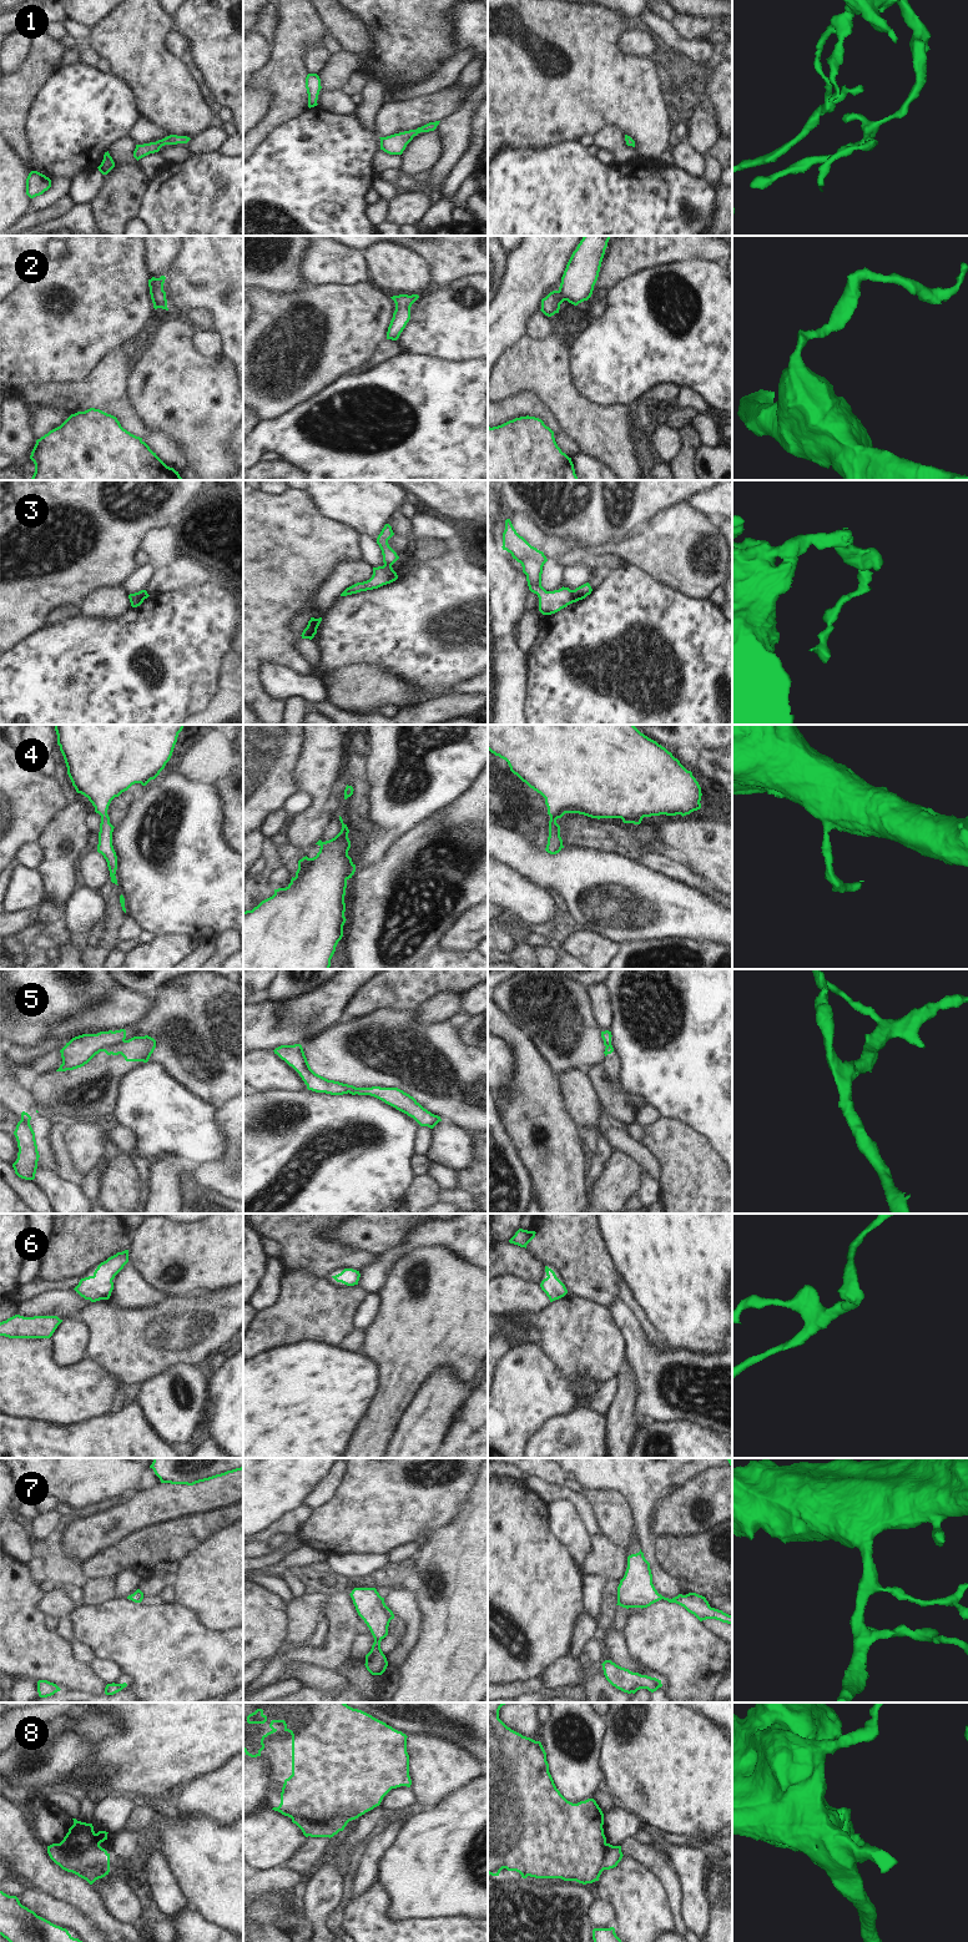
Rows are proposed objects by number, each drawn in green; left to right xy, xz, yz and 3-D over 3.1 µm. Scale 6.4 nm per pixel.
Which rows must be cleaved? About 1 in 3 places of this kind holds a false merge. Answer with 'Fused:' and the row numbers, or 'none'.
Fused: 3, 5, 8

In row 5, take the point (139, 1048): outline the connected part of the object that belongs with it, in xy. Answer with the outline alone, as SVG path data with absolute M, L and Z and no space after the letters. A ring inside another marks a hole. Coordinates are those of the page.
M148 1035L133 1036L123 1040L115 1046L105 1049L107 1055L121 1054L126 1061L143 1061L147 1063L156 1048L156 1040Z

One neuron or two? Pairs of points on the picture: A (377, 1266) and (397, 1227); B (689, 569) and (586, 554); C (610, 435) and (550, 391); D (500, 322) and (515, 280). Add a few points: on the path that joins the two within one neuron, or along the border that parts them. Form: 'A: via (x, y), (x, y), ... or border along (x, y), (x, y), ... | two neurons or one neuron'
A: border along (409, 1235), (399, 1245), (379, 1254) | two neurons
B: via (664, 550), (611, 550) | one neuron
C: via (595, 428), (584, 422), (565, 403) | one neuron
D: via (509, 312), (515, 302), (515, 289) | one neuron

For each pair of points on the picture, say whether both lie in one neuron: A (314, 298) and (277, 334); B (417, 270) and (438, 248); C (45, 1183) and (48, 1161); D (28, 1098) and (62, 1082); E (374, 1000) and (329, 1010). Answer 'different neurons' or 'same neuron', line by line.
A: same neuron
B: different neurons
C: different neurons
D: different neurons
E: different neurons

